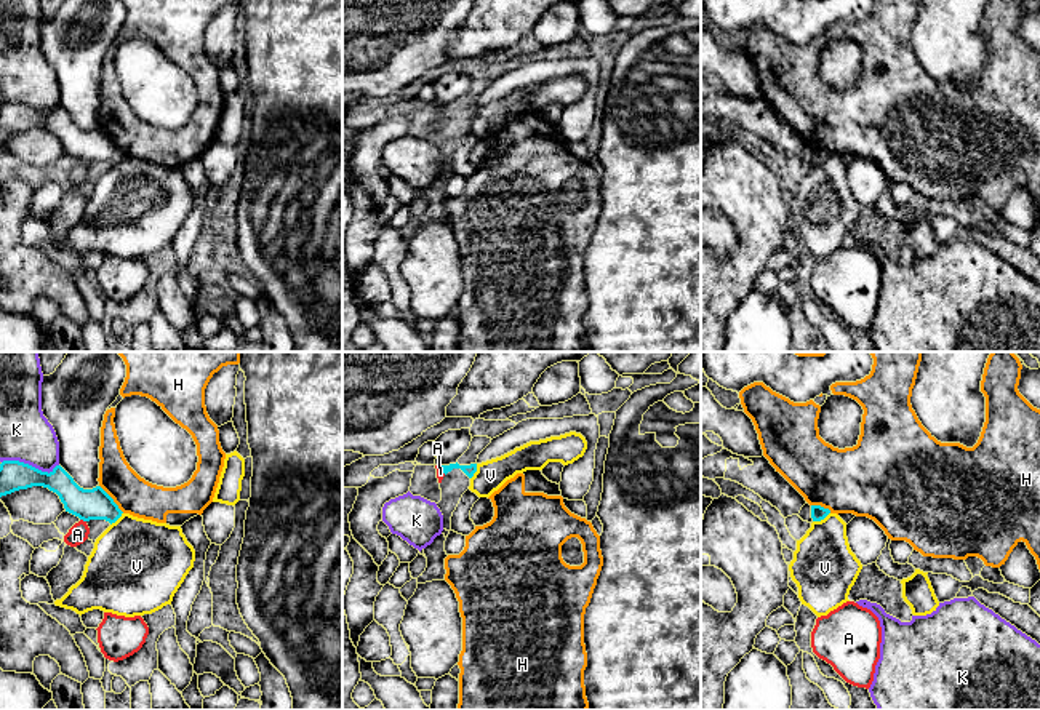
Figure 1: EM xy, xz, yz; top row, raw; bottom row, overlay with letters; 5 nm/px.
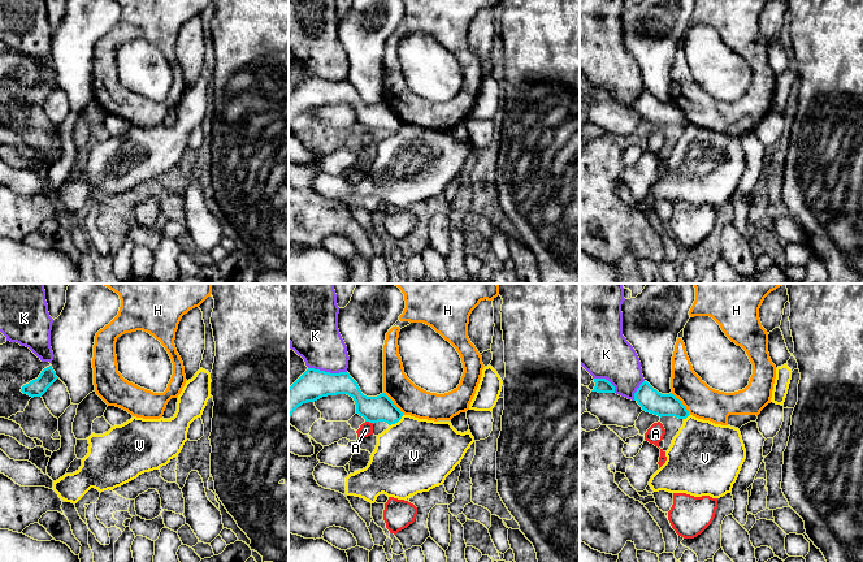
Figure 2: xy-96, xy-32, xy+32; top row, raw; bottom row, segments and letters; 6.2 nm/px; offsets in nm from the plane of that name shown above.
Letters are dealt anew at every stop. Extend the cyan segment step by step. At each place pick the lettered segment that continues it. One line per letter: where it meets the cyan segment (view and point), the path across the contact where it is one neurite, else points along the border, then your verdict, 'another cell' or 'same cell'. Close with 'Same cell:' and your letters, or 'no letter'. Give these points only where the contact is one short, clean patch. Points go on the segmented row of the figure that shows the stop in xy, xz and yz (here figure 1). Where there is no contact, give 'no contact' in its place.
A: xy (84, 520) | another cell
H: xy (112, 499) | another cell
K: xy (31, 466) | another cell
V: yz (821, 518) | along yz (829, 512), (813, 522) | another cell
Same cell: no letter

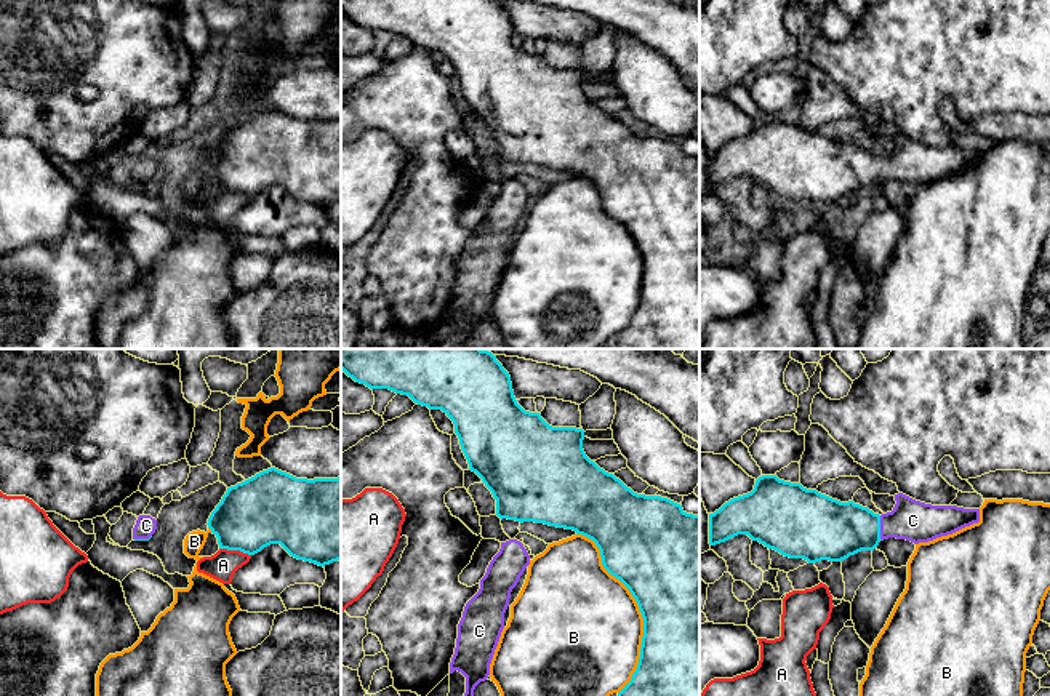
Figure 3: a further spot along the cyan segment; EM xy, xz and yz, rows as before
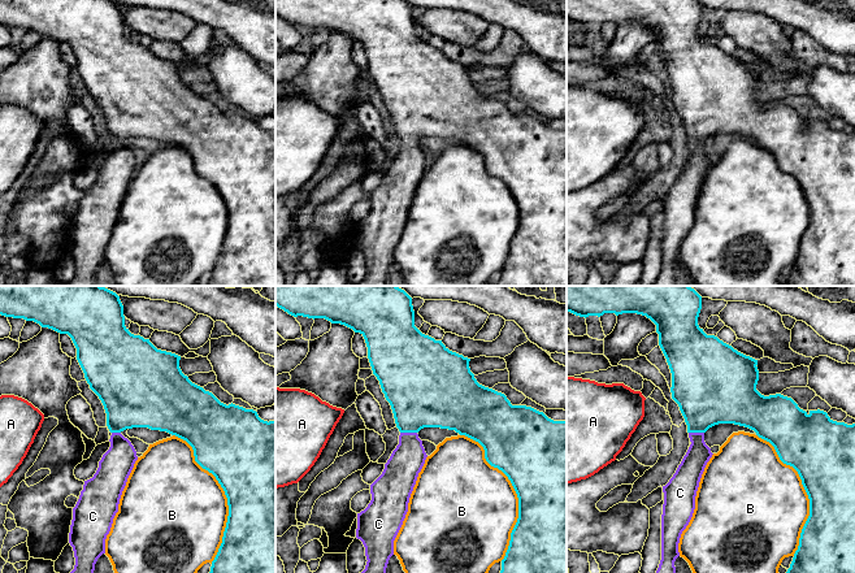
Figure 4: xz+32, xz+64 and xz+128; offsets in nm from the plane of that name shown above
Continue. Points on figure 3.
A: xy (236, 549) | another cell
B: xz (639, 608) | another cell
C: yz (879, 528) | same cell
Same cell: C

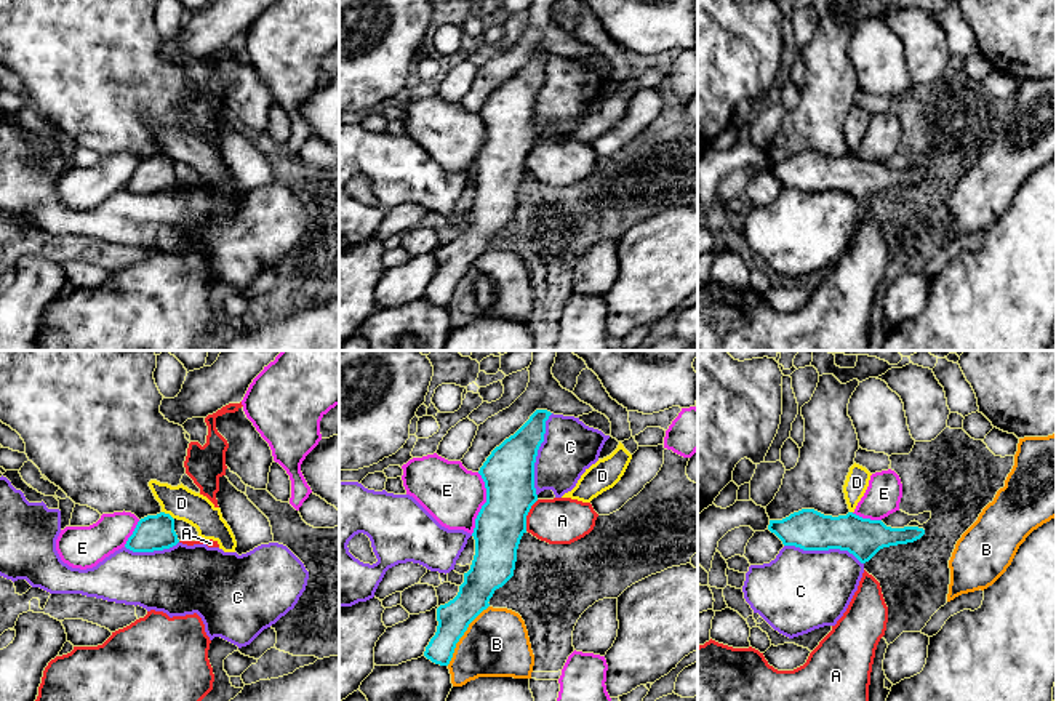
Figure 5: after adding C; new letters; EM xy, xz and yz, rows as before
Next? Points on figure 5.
A: xz (527, 514) | along xz (538, 500), (527, 516), (525, 530) | another cell
B: xz (463, 634) | another cell
C: xz (536, 455) | another cell
D: xy (168, 514) | along xy (162, 511), (173, 519) | another cell
E: xz (485, 503) | another cell
Same cell: no letter

